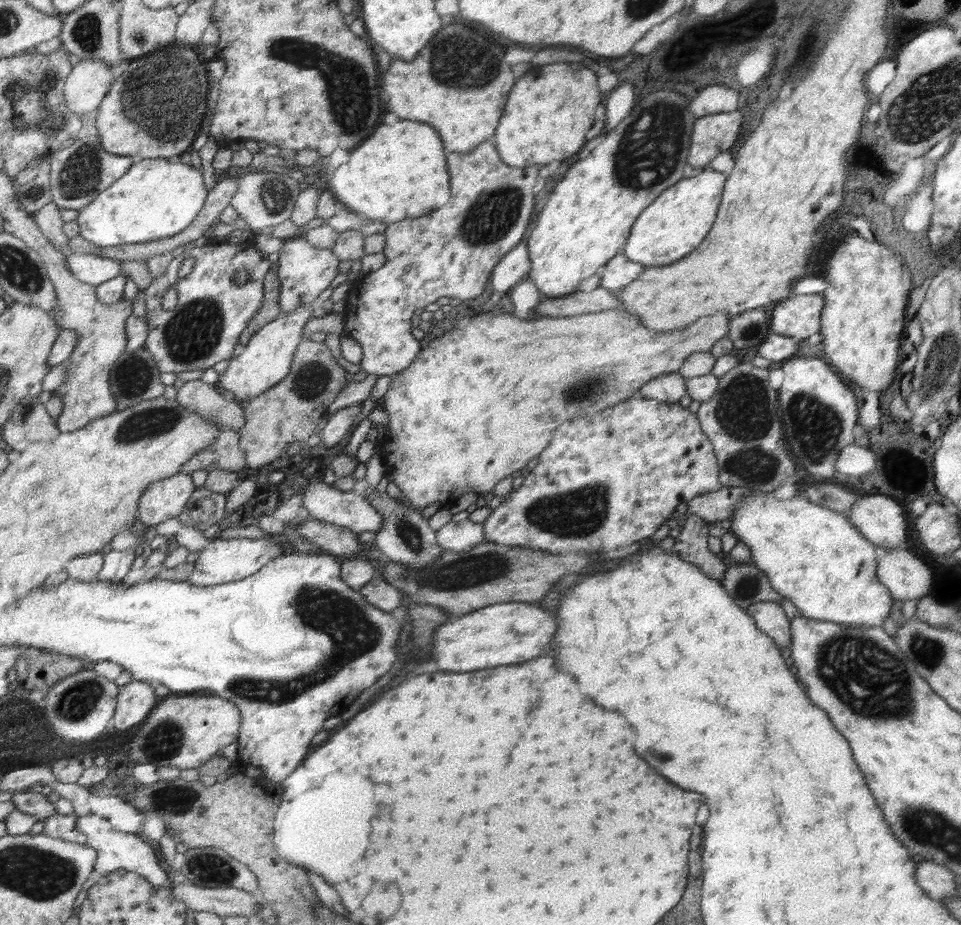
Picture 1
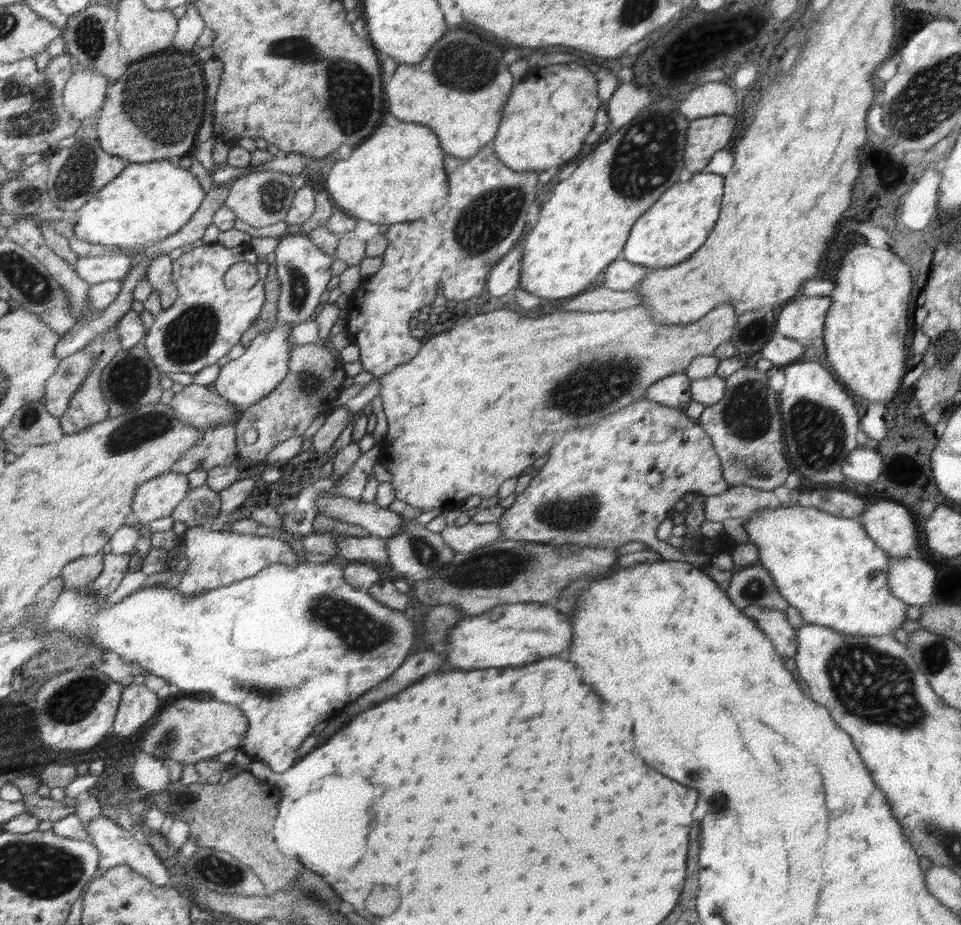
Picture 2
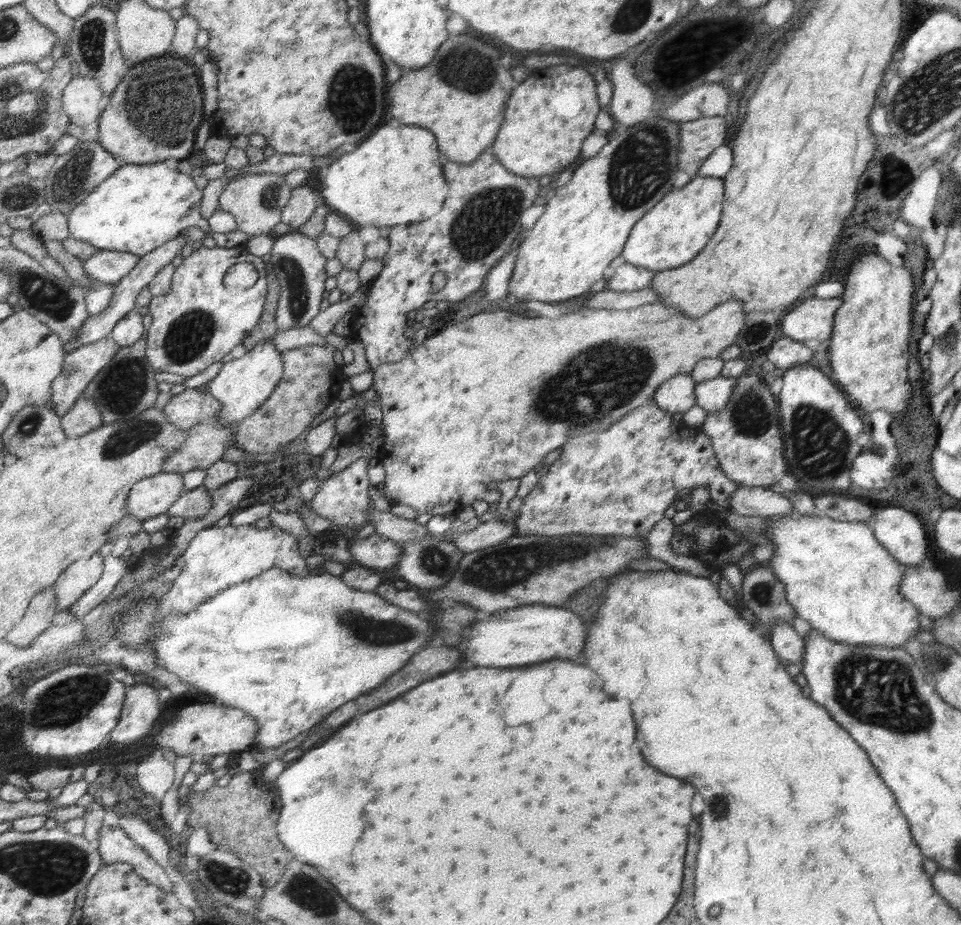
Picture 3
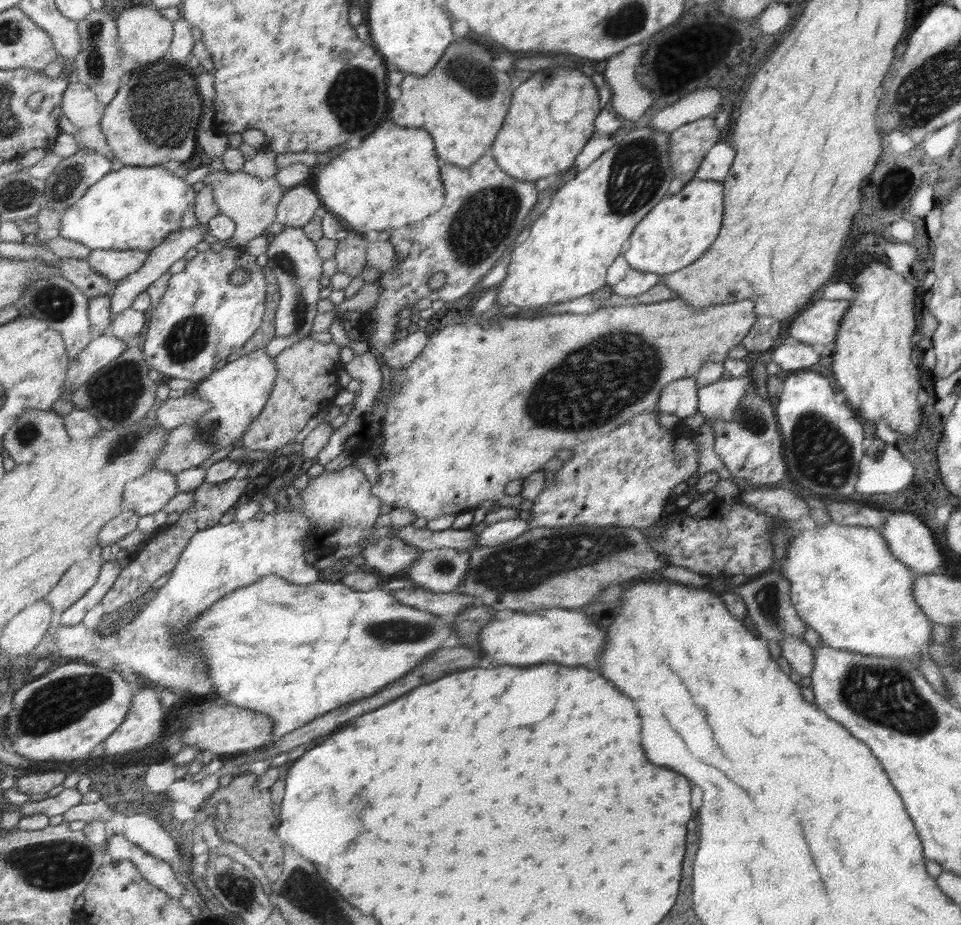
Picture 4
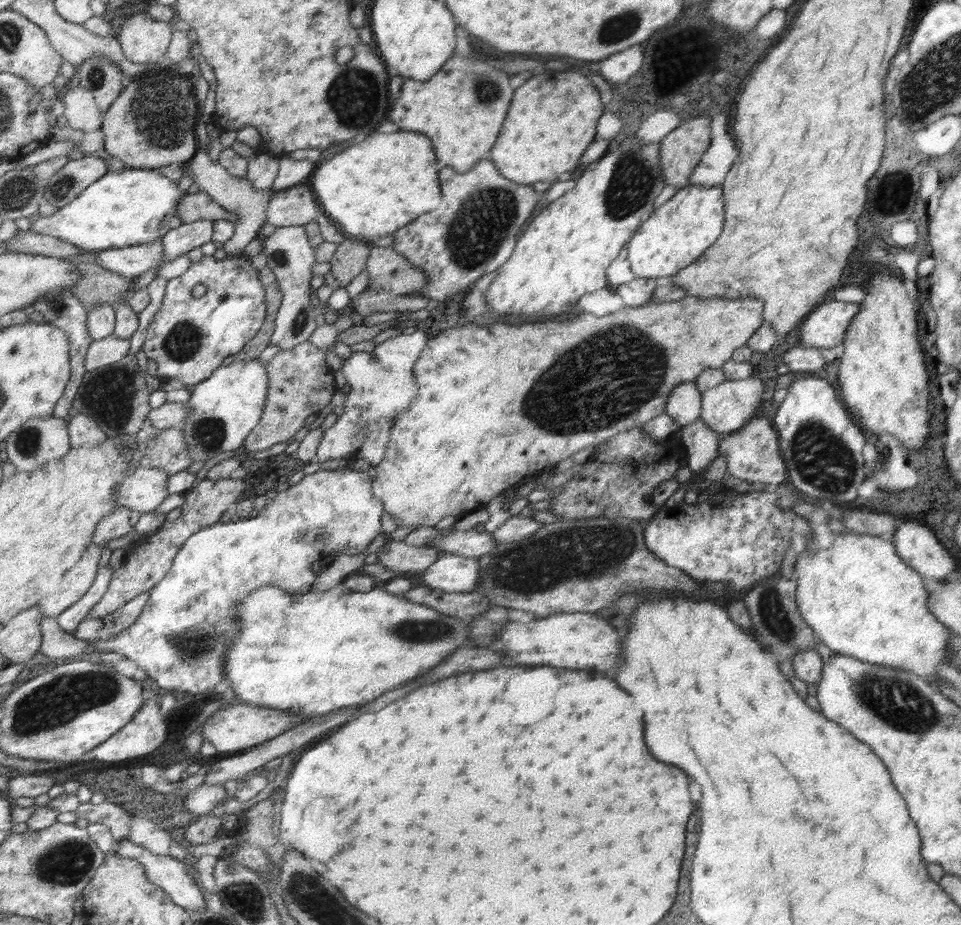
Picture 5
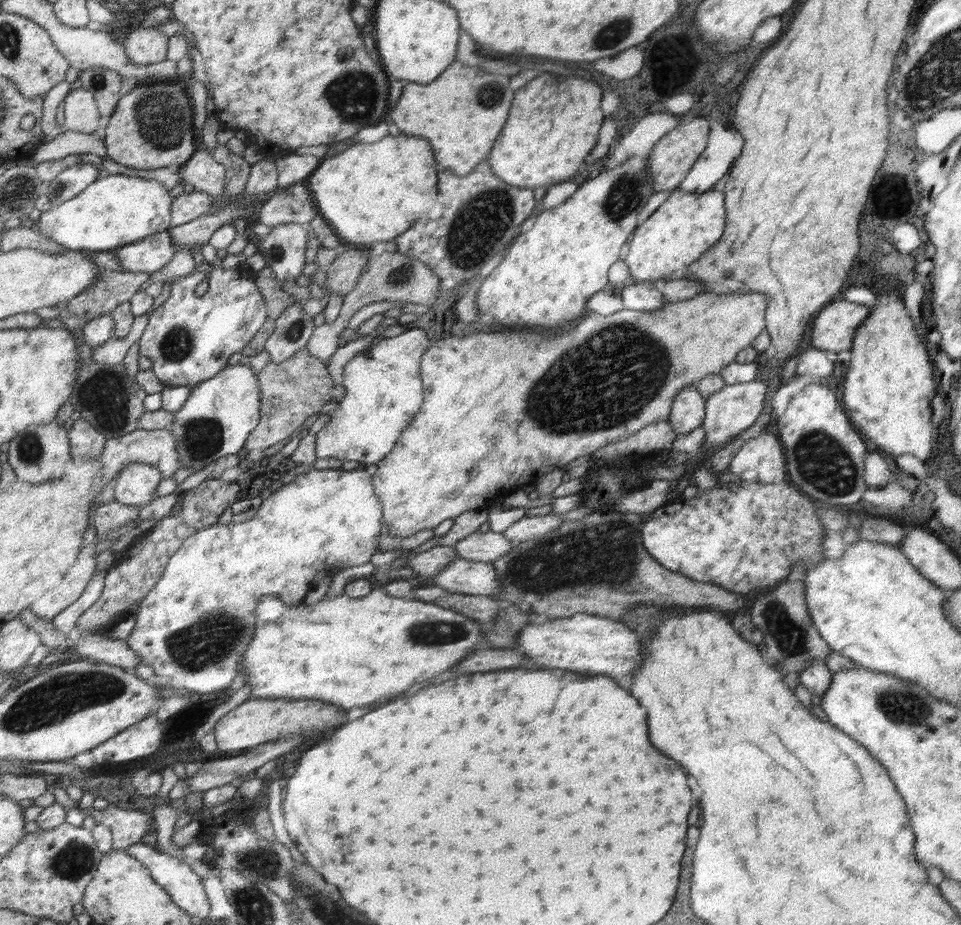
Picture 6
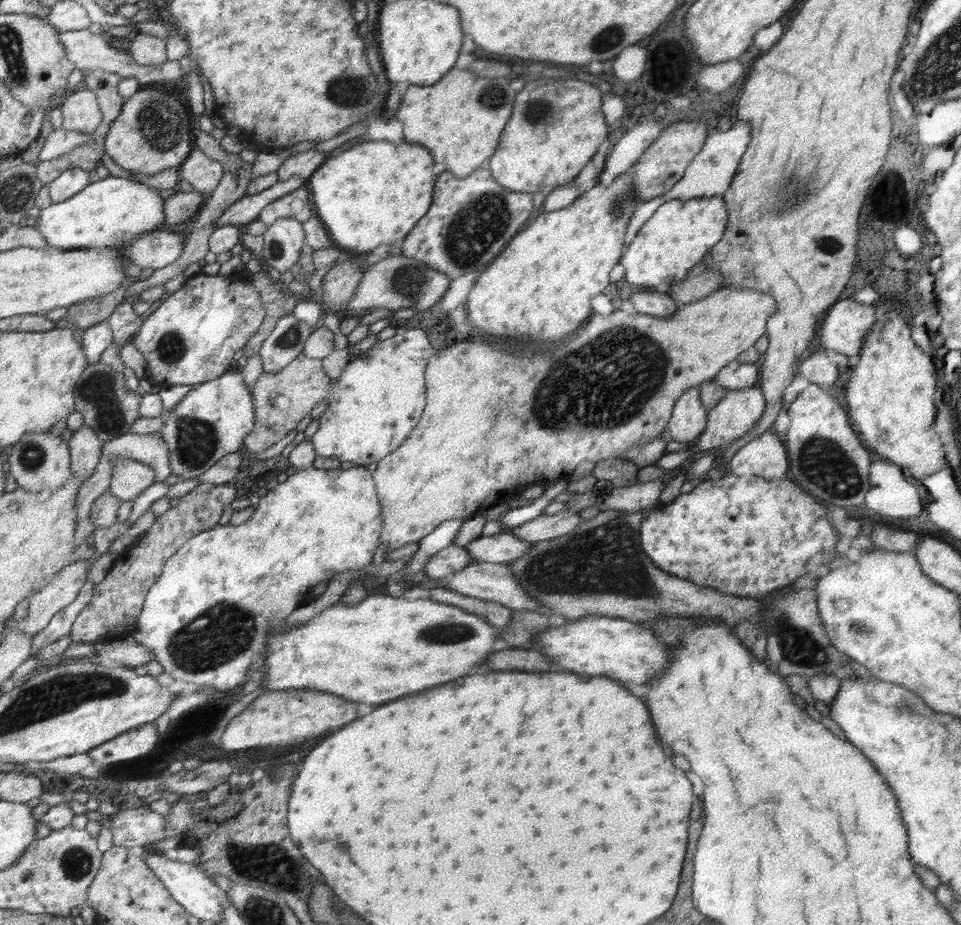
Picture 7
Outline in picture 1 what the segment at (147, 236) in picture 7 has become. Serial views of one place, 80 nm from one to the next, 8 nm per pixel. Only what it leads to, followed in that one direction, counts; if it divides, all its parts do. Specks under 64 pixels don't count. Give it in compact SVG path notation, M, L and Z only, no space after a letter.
M74 253L67 257L67 264L71 273L79 278L80 282L92 283L97 287L122 272L122 261L102 258L92 253Z

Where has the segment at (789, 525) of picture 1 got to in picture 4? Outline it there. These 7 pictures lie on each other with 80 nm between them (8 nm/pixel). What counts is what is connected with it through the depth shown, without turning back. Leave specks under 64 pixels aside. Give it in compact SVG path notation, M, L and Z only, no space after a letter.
M833 523L828 524L828 526L814 528L814 530L800 530L799 534L792 537L790 542L788 542L786 555L779 564L777 564L775 570L779 571L786 580L790 581L791 605L796 609L797 615L805 622L805 624L810 626L810 628L814 628L814 630L818 632L822 643L831 646L832 648L849 650L868 656L908 659L916 664L916 666L919 666L918 660L920 653L922 649L924 650L926 645L929 646L930 639L932 639L931 625L933 621L921 611L921 608L916 604L912 595L911 588L917 573L903 562L900 562L900 560L890 552L886 540L884 540L881 533L875 528L856 525L836 525Z

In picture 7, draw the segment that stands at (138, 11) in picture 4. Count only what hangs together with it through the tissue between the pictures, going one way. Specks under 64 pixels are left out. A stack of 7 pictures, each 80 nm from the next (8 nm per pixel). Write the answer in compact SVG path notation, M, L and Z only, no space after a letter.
M137 32L136 38L130 44L130 55L141 65L162 65L167 61L167 40Z

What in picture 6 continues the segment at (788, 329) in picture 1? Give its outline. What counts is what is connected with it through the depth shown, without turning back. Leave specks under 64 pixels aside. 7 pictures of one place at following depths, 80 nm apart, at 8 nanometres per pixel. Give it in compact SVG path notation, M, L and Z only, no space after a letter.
M844 299L828 303L813 318L810 344L832 353L850 350L857 326L869 312L869 306Z

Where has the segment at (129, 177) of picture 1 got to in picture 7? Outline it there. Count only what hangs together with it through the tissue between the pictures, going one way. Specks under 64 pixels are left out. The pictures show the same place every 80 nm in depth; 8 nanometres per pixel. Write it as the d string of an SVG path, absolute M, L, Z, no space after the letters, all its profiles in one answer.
M108 175L104 179L94 179L68 200L51 203L34 214L38 220L36 227L50 247L94 249L129 244L145 233L156 231L165 222L164 201L159 190L144 183Z

